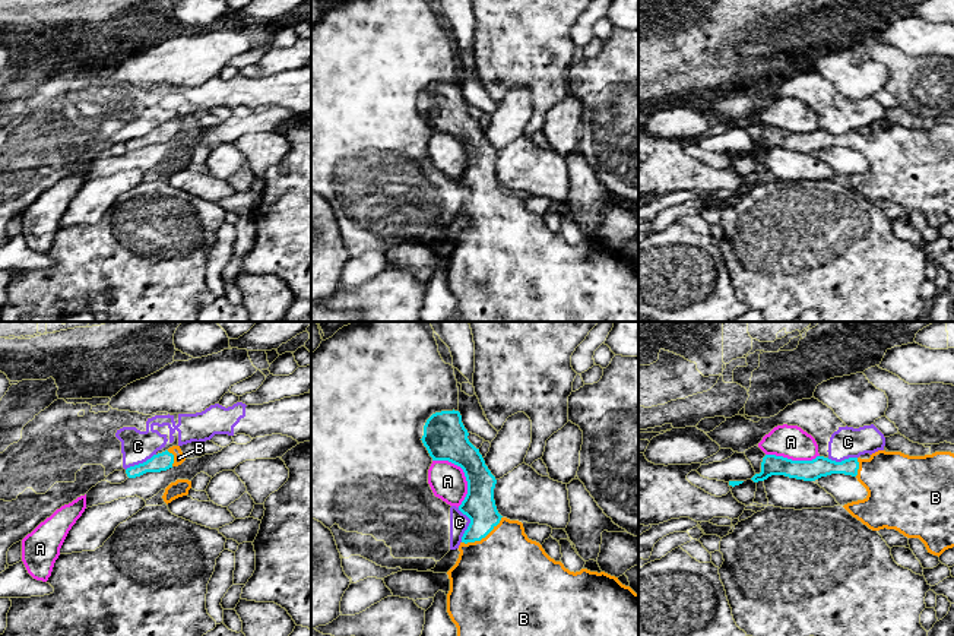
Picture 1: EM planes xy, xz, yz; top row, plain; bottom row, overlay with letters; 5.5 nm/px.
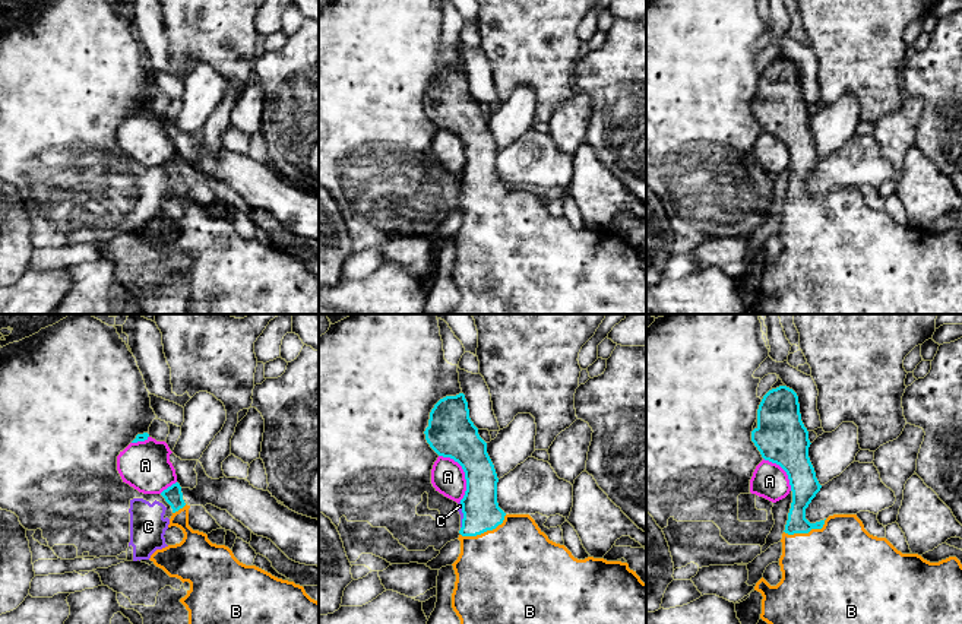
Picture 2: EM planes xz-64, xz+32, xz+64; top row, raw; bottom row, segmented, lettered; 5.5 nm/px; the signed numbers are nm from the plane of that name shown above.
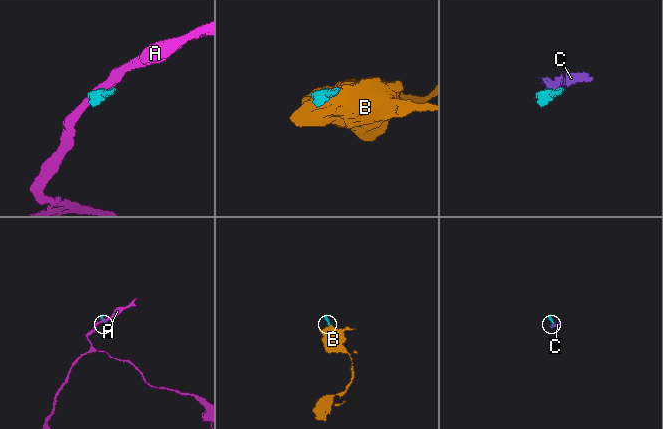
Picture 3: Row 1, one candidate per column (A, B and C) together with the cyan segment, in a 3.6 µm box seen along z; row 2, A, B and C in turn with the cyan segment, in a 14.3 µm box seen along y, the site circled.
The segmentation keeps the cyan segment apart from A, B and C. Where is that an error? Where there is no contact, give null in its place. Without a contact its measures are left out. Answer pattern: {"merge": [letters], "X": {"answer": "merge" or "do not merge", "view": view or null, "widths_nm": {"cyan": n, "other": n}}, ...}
{"merge": ["B"], "A": {"answer": "do not merge", "view": "xz", "widths_nm": {"cyan": 240, "other": 200}}, "B": {"answer": "merge", "view": "xz", "widths_nm": {"cyan": 180, "other": 480}}, "C": {"answer": "do not merge", "view": "xz", "widths_nm": {"cyan": 180, "other": 110}}}

